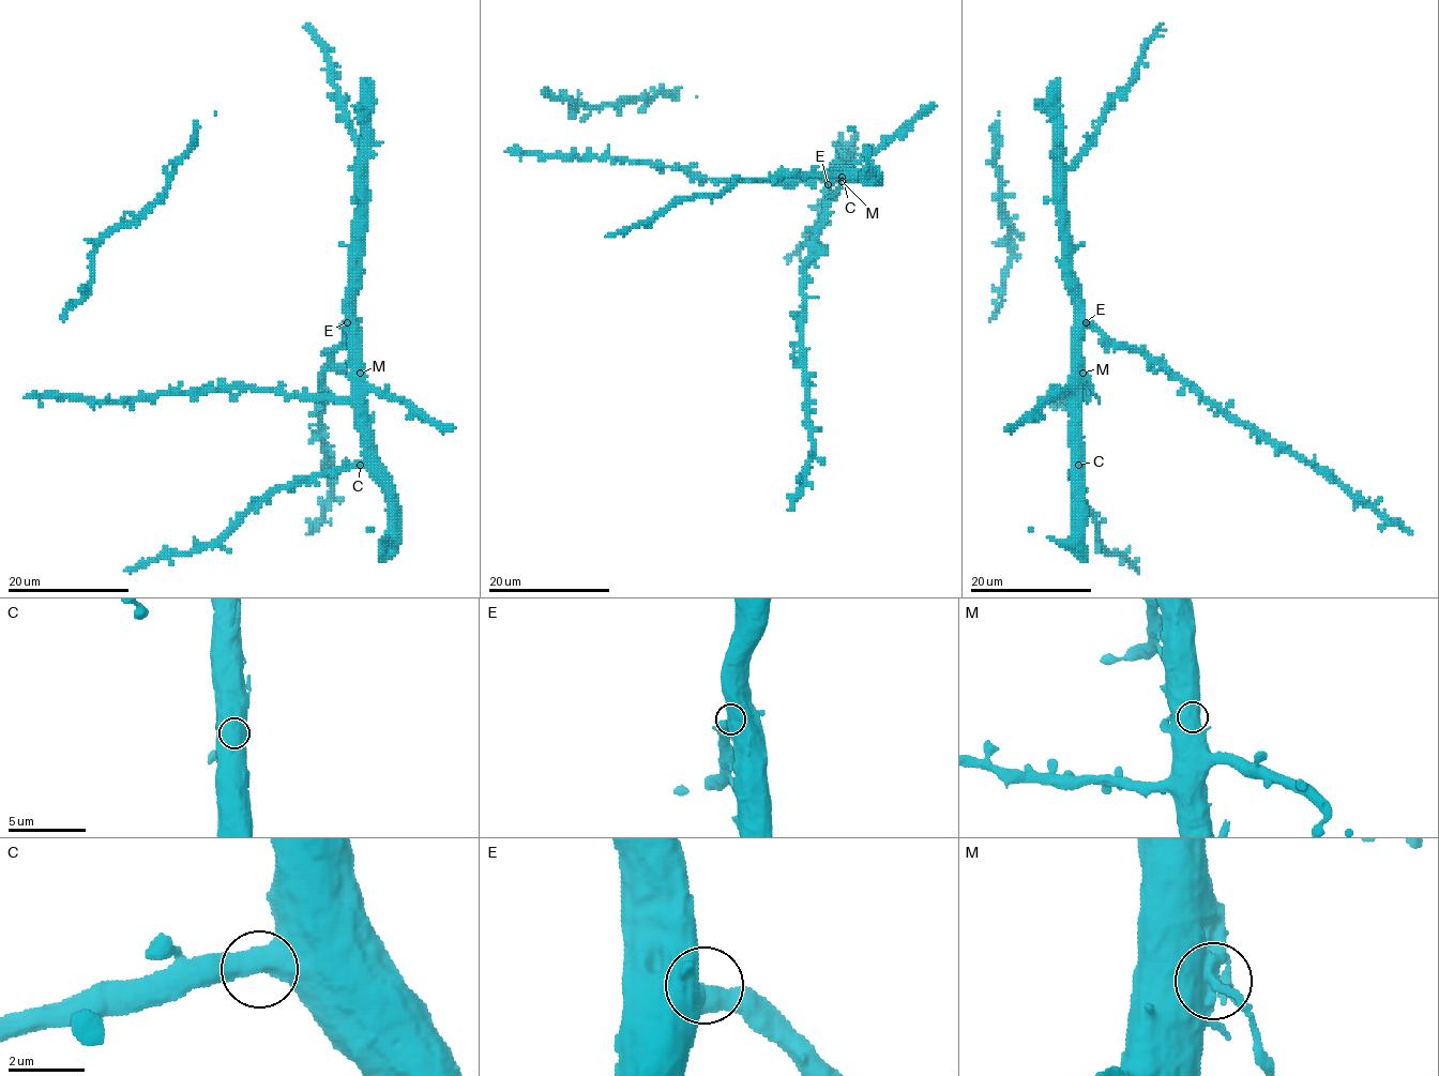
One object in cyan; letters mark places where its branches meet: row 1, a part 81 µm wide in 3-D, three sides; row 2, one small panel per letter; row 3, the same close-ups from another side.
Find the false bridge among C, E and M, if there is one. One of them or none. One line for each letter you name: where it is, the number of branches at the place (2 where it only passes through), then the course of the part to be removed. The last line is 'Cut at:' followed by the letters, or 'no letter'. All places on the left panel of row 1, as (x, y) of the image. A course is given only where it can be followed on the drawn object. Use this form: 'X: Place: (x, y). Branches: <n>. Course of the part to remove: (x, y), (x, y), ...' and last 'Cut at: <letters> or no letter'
M: Place: (360, 373). Branches: 2. Course of the part to remove: (360, 373), (358, 392), (347, 403)
Cut at: M

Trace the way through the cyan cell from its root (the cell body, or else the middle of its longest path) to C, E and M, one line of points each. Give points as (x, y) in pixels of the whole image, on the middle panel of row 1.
C: (725, 181), (793, 181), (845, 173), (842, 177)
E: (725, 181), (793, 181), (832, 173), (828, 184)
M: (725, 181), (814, 180), (828, 173), (842, 181)

